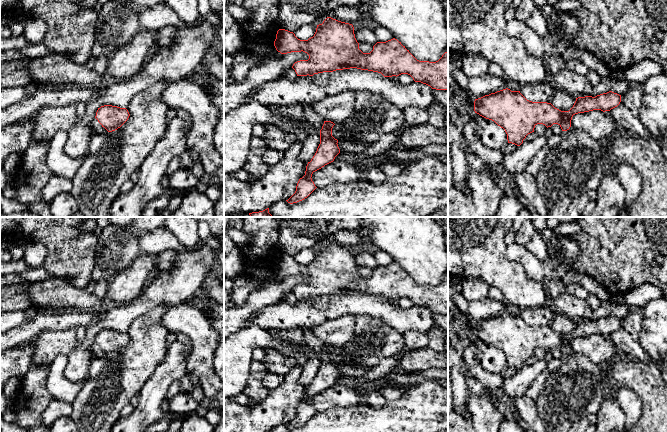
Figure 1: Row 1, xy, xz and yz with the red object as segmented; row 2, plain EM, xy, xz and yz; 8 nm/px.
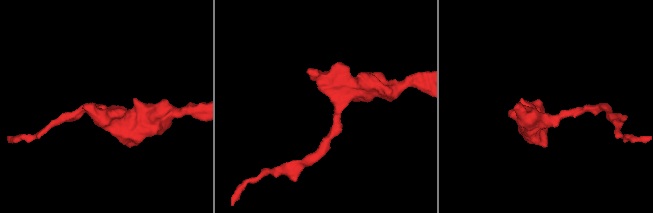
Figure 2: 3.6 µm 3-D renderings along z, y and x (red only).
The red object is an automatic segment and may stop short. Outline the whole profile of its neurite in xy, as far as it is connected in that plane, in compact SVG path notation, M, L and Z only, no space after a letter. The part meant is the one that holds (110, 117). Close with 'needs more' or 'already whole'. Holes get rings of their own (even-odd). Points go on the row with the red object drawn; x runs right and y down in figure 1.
M104 105L98 108L95 118L108 132L112 132L120 128L129 116L126 108Z | already whole

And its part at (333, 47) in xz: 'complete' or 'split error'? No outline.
complete

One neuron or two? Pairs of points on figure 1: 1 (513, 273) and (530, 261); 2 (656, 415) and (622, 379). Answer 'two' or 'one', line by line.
1: two
2: one

